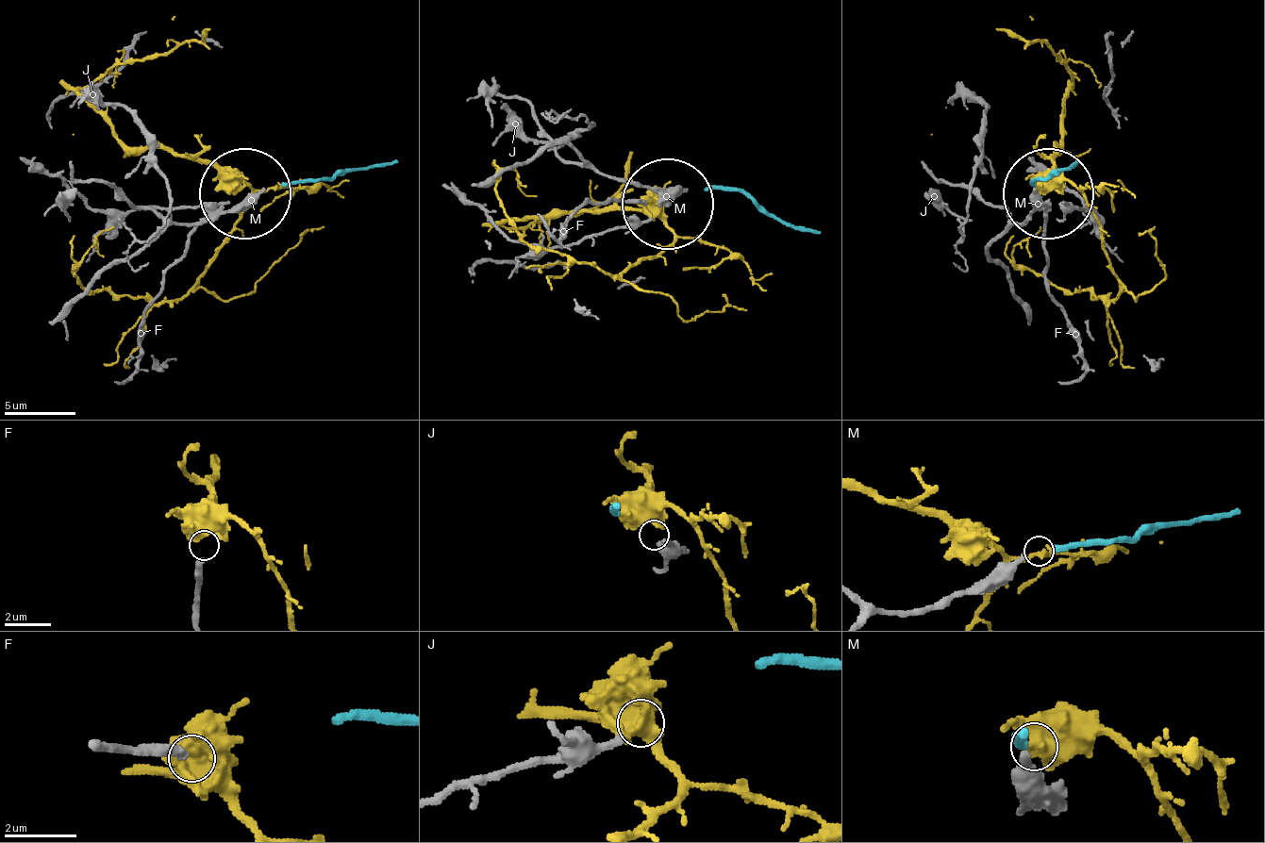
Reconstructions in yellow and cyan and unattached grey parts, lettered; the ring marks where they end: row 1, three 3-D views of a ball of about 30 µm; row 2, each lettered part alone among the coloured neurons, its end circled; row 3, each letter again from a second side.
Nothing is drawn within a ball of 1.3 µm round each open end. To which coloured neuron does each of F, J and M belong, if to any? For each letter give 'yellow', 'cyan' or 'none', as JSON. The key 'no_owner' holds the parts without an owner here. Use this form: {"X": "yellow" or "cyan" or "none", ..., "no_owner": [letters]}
{"F": "yellow", "J": "none", "M": "cyan", "no_owner": ["J"]}

